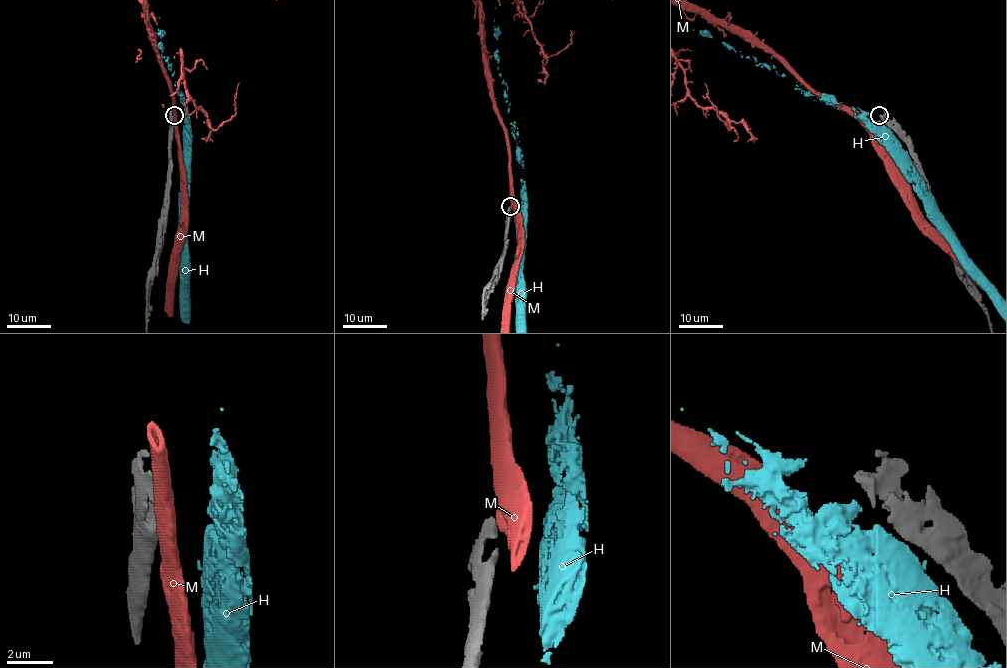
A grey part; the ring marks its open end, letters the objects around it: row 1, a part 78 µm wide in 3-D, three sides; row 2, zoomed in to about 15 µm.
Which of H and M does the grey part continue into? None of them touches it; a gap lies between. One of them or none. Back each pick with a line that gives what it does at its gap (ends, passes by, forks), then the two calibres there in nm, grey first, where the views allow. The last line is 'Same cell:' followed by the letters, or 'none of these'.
Same cell: none of these

